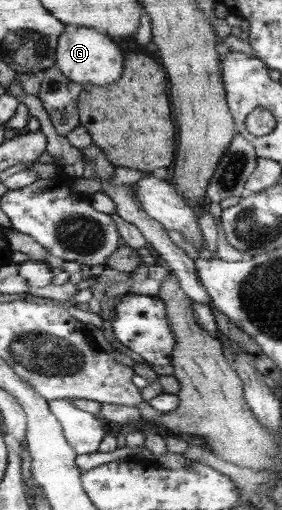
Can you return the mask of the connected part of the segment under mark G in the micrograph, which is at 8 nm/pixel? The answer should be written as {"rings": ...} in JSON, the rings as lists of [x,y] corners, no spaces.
{"rings":[[[67,26],[67,31],[60,35],[55,53],[56,67],[74,83],[80,83],[82,86],[91,84],[94,86],[112,85],[119,82],[123,75],[124,51],[120,49],[117,41],[111,36],[102,32],[98,33],[96,29],[88,27]]]}

